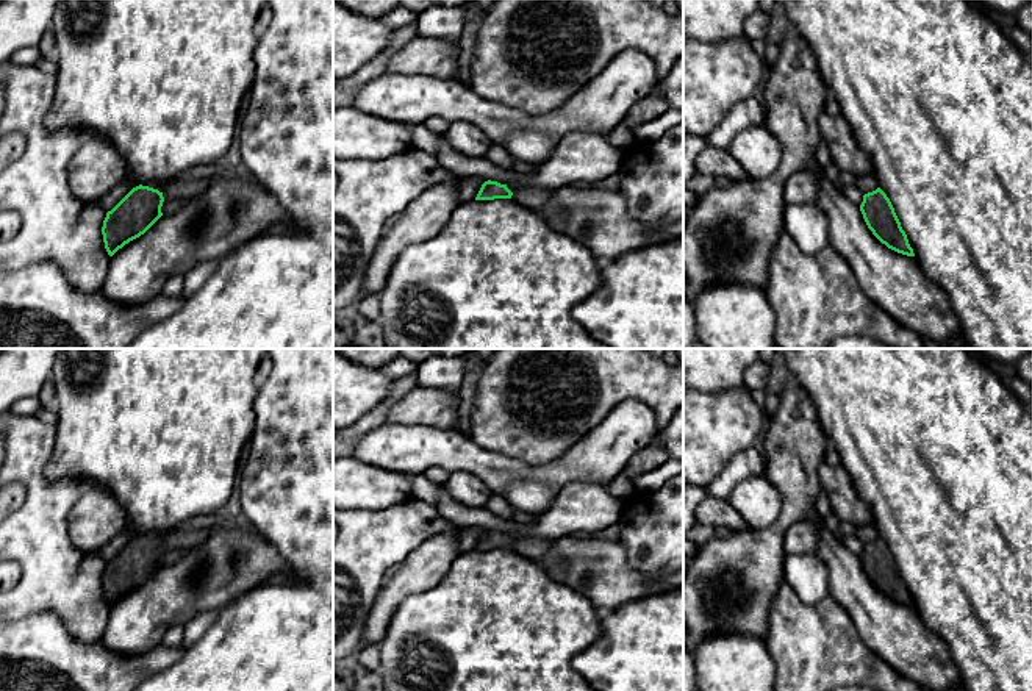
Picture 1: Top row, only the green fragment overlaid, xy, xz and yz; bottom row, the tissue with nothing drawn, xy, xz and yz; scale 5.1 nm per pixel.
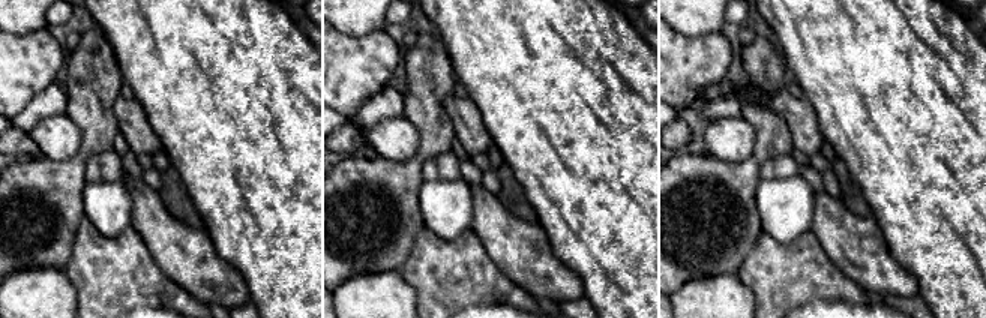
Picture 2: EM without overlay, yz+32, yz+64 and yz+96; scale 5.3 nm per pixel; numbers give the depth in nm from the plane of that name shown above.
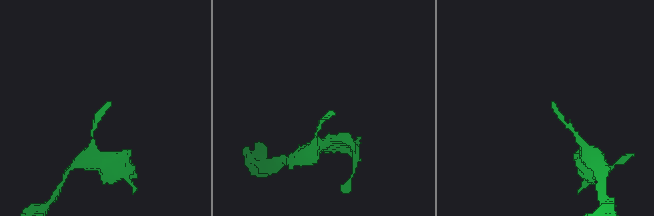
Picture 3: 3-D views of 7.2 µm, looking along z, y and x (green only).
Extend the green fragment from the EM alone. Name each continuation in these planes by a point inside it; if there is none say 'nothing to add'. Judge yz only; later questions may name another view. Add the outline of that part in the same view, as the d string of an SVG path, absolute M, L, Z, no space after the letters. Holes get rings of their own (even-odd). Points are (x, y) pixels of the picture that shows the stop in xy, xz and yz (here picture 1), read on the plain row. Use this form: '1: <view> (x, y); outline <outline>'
nothing to add

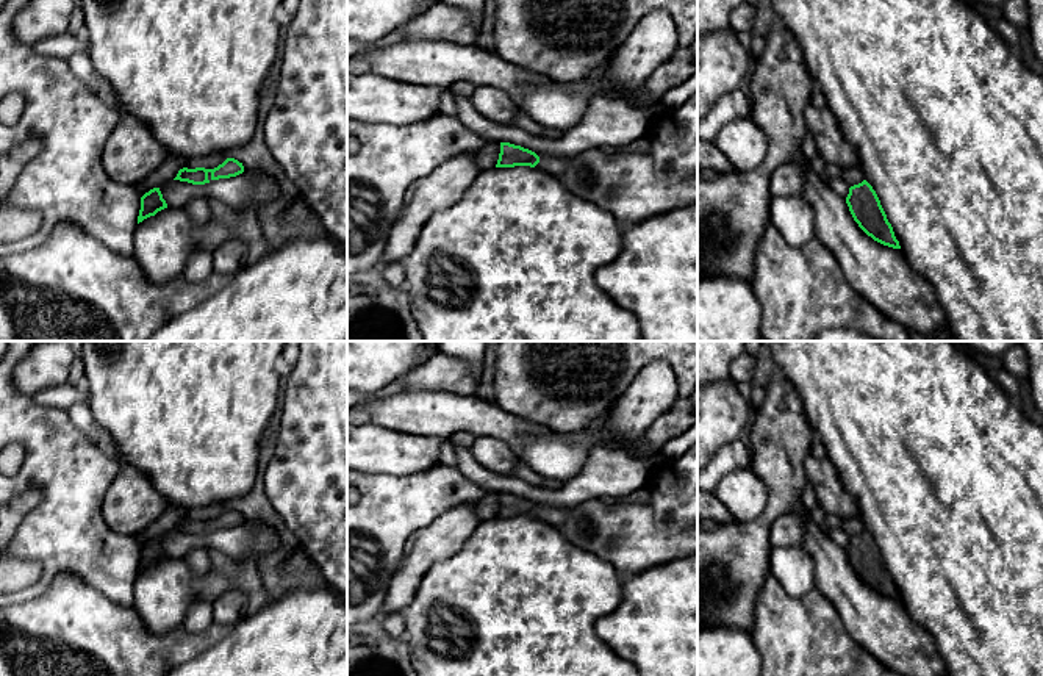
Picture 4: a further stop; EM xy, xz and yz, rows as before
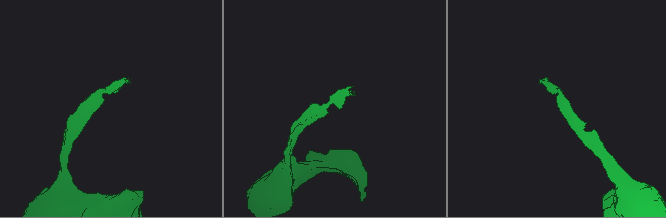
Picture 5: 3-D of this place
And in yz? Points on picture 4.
nothing to add

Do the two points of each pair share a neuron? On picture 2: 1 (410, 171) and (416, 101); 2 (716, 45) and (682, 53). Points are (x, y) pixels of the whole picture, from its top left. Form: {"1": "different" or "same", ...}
{"1": "same", "2": "same"}

